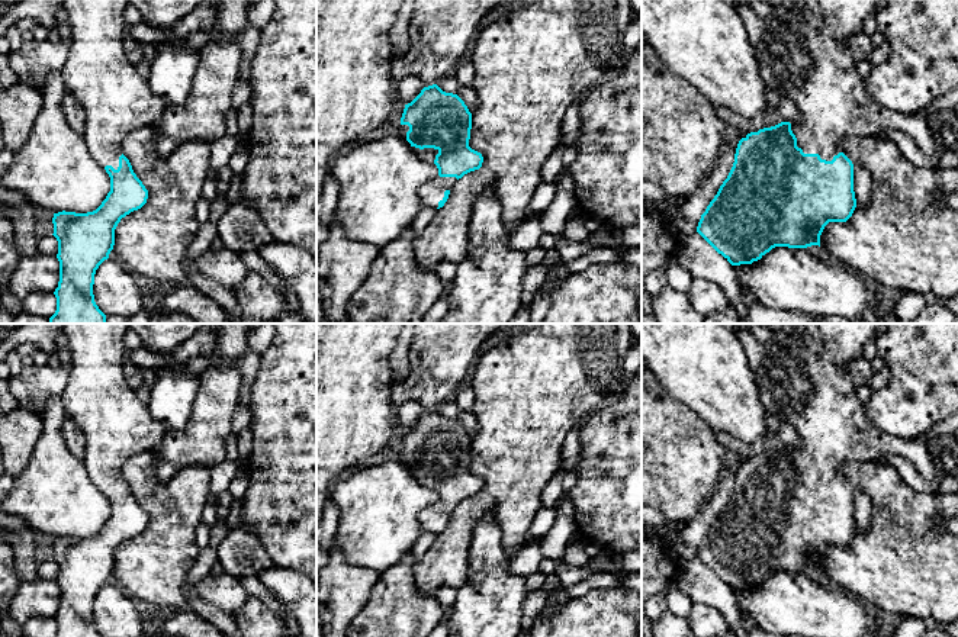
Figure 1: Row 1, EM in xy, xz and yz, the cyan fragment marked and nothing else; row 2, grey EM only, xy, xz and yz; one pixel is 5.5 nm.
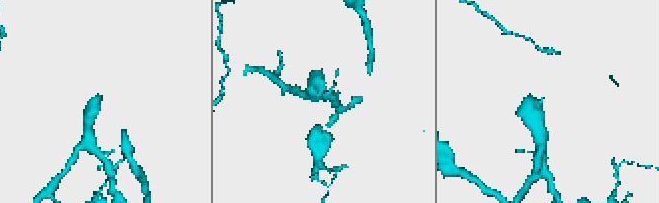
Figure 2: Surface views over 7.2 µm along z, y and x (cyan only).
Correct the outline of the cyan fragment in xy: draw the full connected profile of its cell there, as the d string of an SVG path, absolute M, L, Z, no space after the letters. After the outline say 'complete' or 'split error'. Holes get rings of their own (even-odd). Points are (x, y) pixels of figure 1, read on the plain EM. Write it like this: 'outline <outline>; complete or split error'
outline M61 324L64 344L71 353L68 380L60 395L65 412L84 431L86 456L83 459L91 480L110 502L110 517L102 530L87 538L54 538L54 562L58 566L60 607L54 620L55 637L102 637L94 627L93 609L99 591L109 583L115 570L115 554L122 543L141 534L148 515L123 480L123 464L134 456L160 445L167 428L154 419L138 399L123 373L123 335L129 324Z; split error

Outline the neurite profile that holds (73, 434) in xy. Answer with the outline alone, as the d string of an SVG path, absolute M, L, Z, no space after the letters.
M68 415L62 421L62 437L68 450L80 460L86 456L86 435L83 428Z

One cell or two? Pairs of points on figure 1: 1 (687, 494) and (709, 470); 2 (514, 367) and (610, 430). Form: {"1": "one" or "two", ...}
{"1": "one", "2": "two"}

